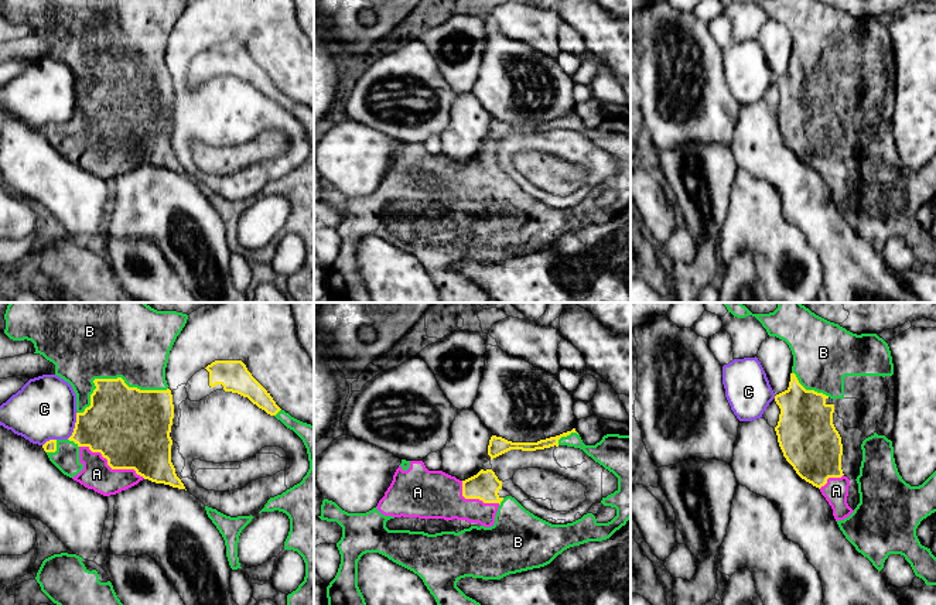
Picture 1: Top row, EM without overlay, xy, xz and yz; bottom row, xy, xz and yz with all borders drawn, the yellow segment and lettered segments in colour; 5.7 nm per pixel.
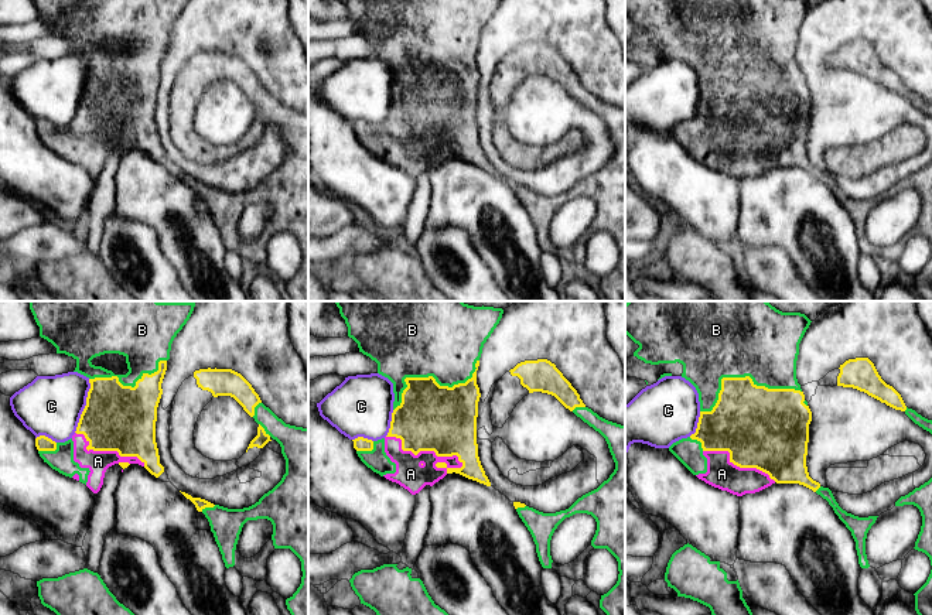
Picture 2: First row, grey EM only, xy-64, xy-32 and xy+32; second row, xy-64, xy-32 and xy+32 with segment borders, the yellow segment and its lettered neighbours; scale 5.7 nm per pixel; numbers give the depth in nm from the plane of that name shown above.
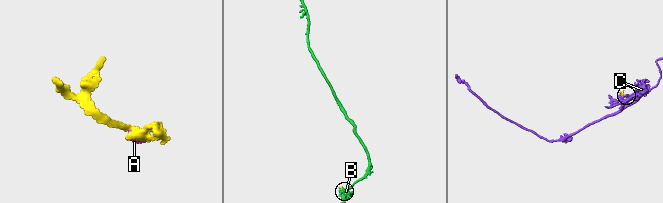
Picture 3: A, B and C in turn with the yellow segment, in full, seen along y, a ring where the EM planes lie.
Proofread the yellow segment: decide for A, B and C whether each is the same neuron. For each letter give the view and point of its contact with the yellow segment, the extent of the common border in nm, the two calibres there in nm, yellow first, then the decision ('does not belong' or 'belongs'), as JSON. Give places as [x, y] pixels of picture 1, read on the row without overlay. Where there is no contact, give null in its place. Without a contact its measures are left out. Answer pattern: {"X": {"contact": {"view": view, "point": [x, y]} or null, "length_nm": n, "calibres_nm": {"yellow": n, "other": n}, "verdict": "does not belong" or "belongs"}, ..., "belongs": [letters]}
{"A": {"contact": {"view": "xy", "point": [110, 150]}, "length_nm": 420, "calibres_nm": {"yellow": 440, "other": 170}, "verdict": "belongs"}, "B": {"contact": {"view": "xy", "point": [112, 62]}, "length_nm": 550, "calibres_nm": {"yellow": 400, "other": 360}, "verdict": "belongs"}, "C": {"contact": {"view": "xy", "point": [75, 109]}, "length_nm": 170, "calibres_nm": {"yellow": 400, "other": 360}, "verdict": "does not belong"}, "belongs": ["A", "B"]}

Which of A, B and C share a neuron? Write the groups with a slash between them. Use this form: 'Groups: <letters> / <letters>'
Groups: A B / C

